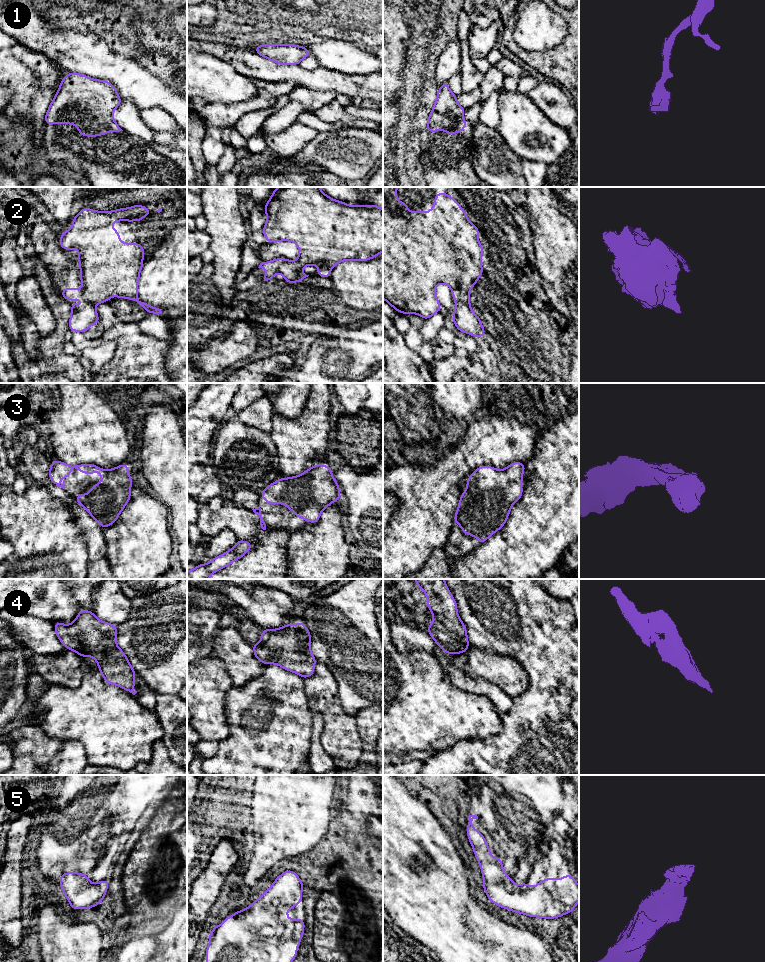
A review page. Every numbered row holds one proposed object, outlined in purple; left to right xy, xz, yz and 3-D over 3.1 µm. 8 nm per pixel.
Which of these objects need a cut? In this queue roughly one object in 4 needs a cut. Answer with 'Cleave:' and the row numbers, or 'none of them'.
Cleave: 2

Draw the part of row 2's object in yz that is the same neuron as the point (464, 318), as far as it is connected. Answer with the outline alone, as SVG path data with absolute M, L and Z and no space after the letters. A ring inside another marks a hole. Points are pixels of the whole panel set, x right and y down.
M459 290L452 291L452 296L456 304L452 320L458 331L462 331L474 337L484 337L486 331L482 327L480 317L475 315L471 309L470 303L461 300Z

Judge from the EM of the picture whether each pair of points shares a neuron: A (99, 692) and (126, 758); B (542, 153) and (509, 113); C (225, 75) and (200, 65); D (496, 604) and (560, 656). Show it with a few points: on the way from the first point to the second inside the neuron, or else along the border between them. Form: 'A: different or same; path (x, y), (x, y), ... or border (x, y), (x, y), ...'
A: same; path (99, 708), (99, 712), (122, 736), (123, 742)
B: same; path (529, 151), (519, 143), (519, 126)
C: same; path (219, 75), (213, 75), (206, 68)
D: same; path (512, 615), (544, 647)

